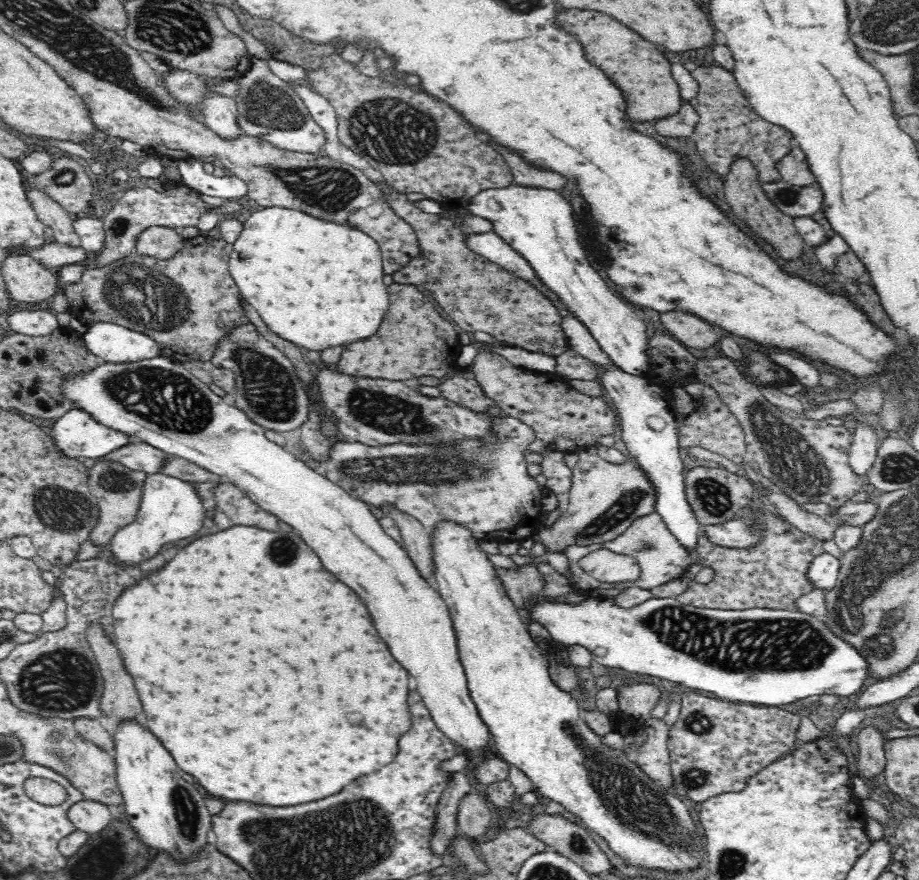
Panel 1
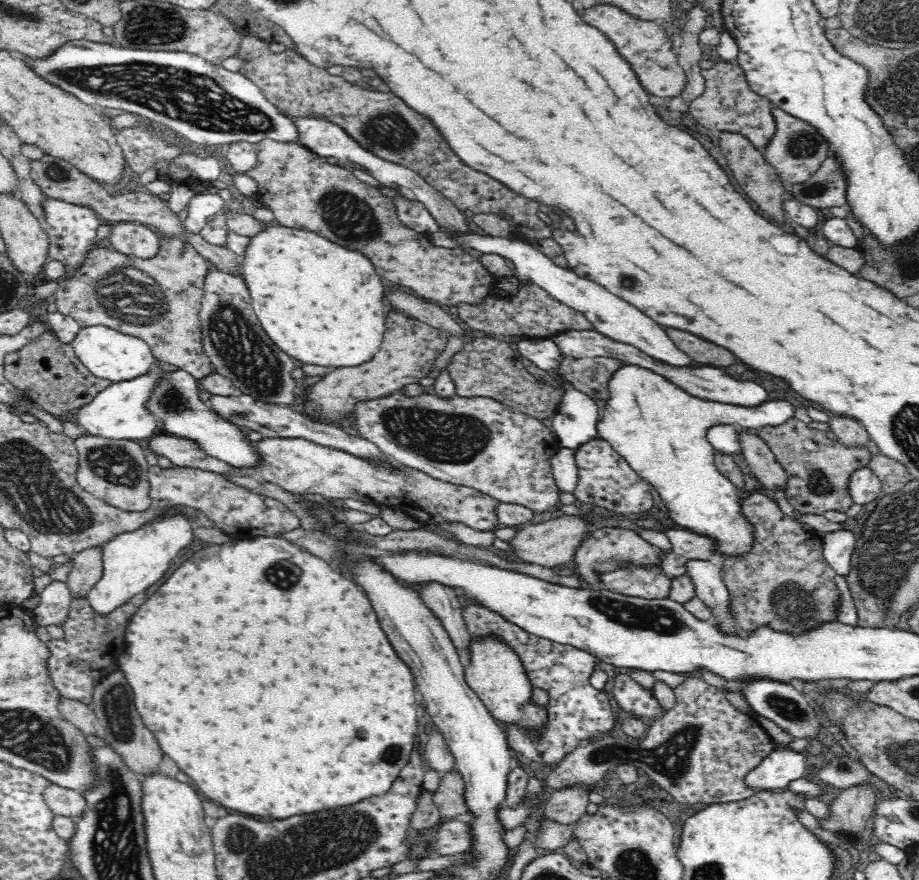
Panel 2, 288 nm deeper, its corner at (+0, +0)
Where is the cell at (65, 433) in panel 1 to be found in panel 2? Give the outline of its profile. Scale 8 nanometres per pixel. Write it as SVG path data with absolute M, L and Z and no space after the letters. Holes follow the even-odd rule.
M148 374L142 378L134 378L134 380L126 380L126 382L118 382L112 384L108 390L102 390L94 396L92 402L84 404L78 408L78 412L74 412L74 424L80 426L88 438L100 438L100 440L108 440L108 442L122 442L122 440L130 440L130 442L146 442L148 438L152 438L156 432L154 420L144 412L142 404L144 404L144 396L148 394L148 388L152 386L152 380L158 374Z

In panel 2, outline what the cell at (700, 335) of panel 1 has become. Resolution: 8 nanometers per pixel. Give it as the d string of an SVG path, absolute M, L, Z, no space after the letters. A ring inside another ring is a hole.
M664 328L666 336L674 342L674 346L678 350L682 350L682 354L686 354L690 360L704 364L704 366L712 366L712 368L730 368L730 364L734 364L736 356L714 344L708 342L704 338L698 338L686 330L676 330L676 328Z

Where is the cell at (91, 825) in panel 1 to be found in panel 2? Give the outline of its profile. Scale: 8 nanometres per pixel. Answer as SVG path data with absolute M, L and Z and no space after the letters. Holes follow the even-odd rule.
M50 784L50 788L46 790L46 802L48 808L54 812L54 816L72 818L72 820L80 820L88 810L86 794L78 790L68 790L58 784Z

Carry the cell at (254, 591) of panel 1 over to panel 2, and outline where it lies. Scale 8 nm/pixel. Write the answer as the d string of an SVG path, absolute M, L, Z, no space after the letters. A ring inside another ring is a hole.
M272 536L232 538L234 540L226 544L202 548L194 552L186 562L182 562L174 574L158 588L158 592L154 592L130 616L126 628L122 630L126 652L120 656L118 664L134 690L134 704L142 714L142 720L146 726L150 726L150 730L154 730L162 752L168 754L180 770L194 778L200 792L224 804L226 808L244 814L288 818L290 814L308 814L324 808L354 804L358 798L386 792L390 782L398 776L398 770L406 766L410 740L418 730L414 700L416 692L410 670L406 670L398 658L394 658L394 650L390 650L390 644L386 642L386 636L374 618L374 610L368 598L362 594L362 590L358 590L358 586L338 574L326 560L314 556L290 540Z

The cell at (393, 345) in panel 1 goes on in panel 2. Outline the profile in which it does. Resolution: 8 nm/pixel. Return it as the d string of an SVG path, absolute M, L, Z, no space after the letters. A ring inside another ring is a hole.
M392 308L386 314L386 334L376 356L364 364L340 366L324 374L322 380L318 380L316 386L310 390L308 402L304 404L304 412L316 420L326 418L330 422L340 422L348 416L350 404L354 404L356 400L388 396L400 392L406 384L420 382L420 378L426 378L434 370L436 360L448 346L448 338L450 336L446 332L438 332L430 328L426 322L406 314L404 310Z

